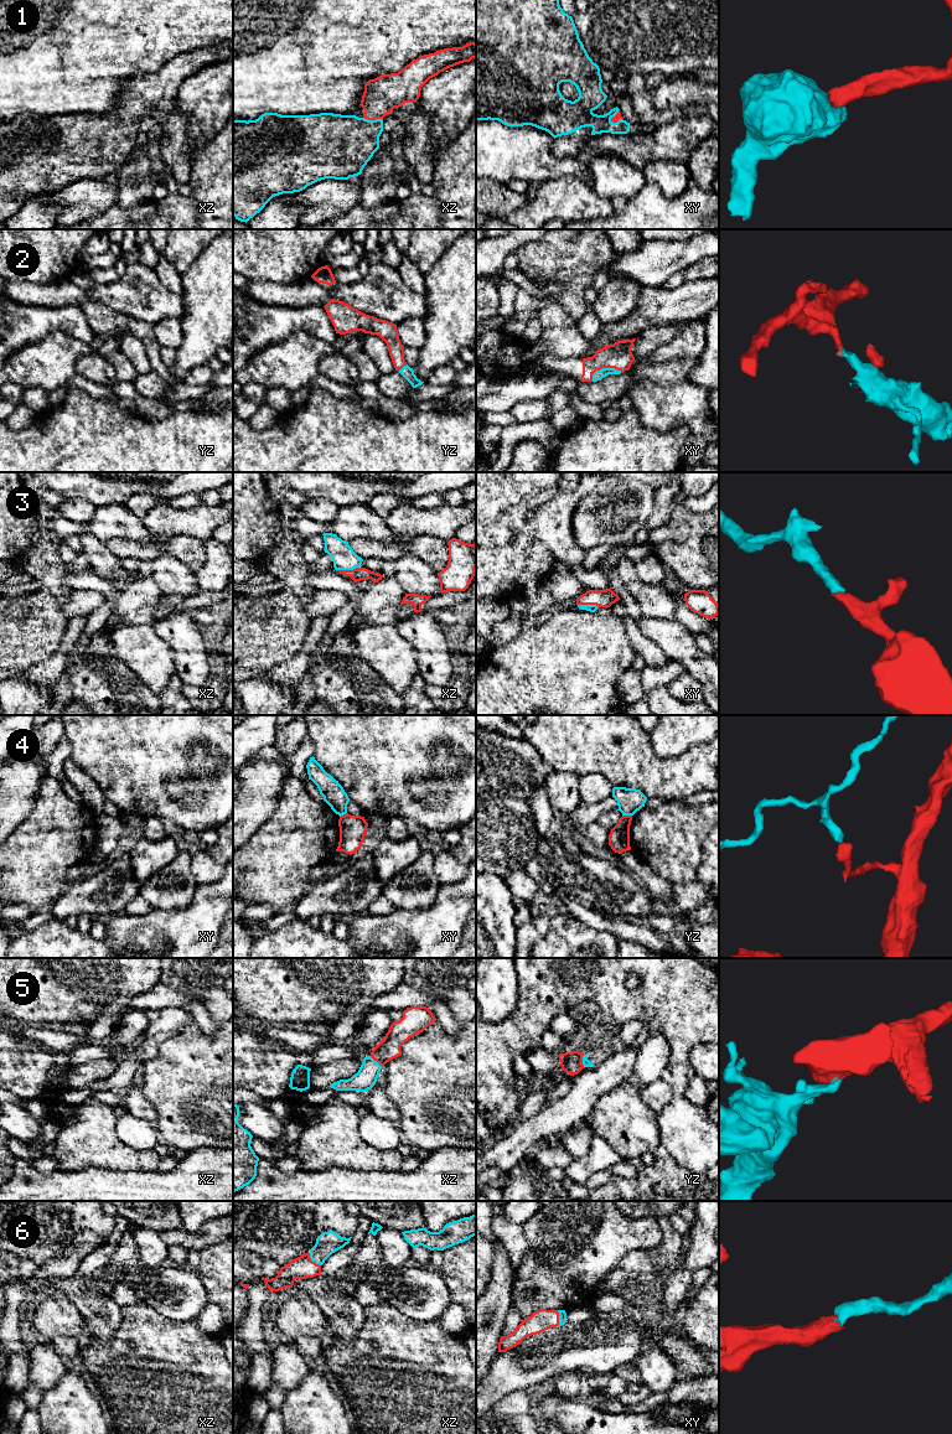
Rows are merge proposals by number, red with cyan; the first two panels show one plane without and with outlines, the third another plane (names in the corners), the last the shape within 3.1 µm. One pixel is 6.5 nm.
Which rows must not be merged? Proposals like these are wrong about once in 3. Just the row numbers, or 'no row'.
4

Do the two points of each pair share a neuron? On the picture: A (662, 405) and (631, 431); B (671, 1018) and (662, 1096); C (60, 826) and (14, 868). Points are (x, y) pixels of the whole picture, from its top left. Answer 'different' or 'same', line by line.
A: different
B: different
C: same

